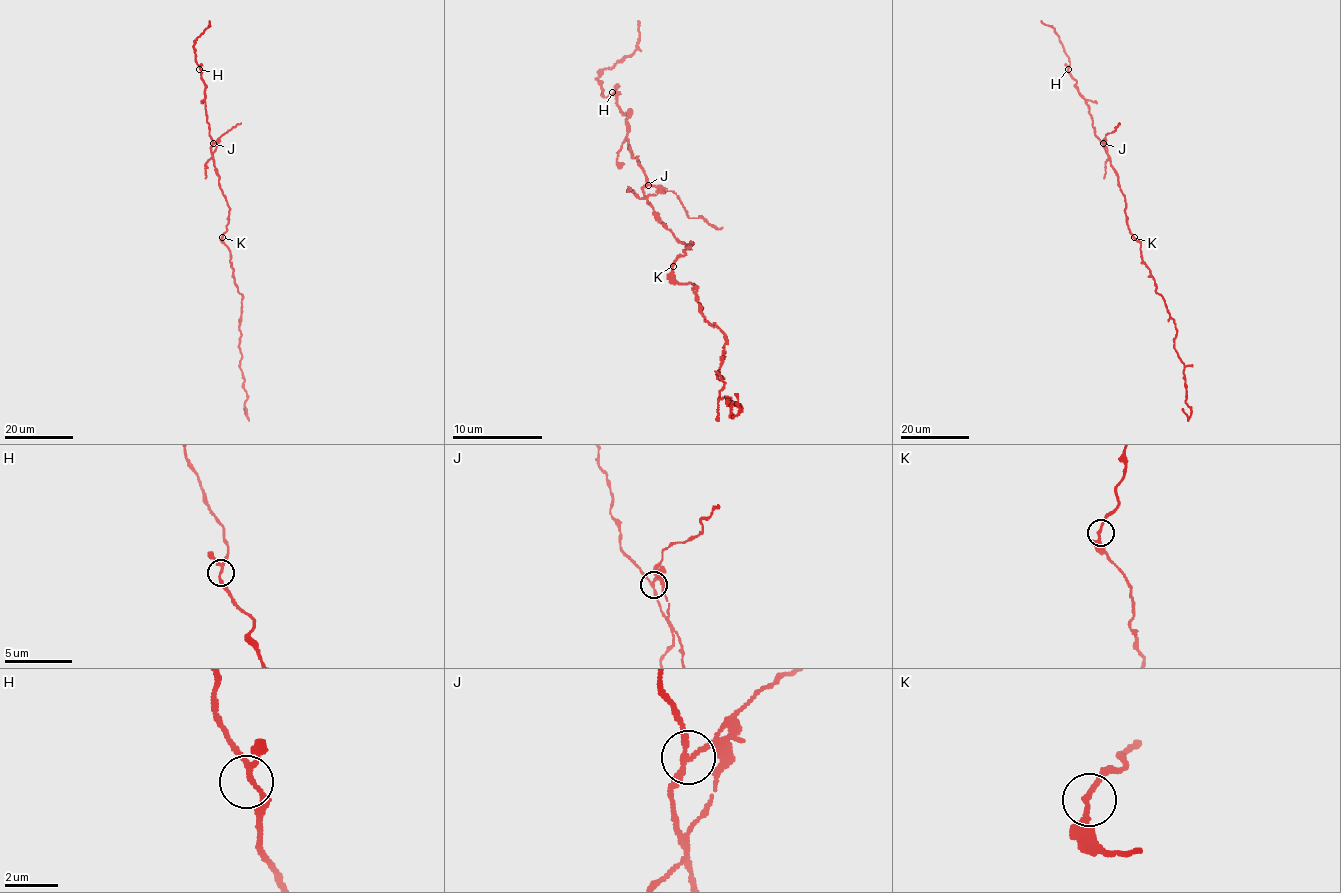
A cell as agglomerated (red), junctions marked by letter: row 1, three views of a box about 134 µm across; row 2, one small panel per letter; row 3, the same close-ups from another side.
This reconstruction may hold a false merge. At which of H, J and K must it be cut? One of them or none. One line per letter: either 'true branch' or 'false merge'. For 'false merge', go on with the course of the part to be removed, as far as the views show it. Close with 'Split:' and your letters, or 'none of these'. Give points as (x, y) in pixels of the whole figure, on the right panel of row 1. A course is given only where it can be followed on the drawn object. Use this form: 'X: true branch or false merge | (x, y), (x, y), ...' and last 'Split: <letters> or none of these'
H: true branch
J: false merge | (1103, 143), (1108, 159), (1104, 178)
K: true branch
Split: J

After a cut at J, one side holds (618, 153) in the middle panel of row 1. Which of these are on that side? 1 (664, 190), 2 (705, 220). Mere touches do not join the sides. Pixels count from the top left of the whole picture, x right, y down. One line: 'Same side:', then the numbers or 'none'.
Same side: none

